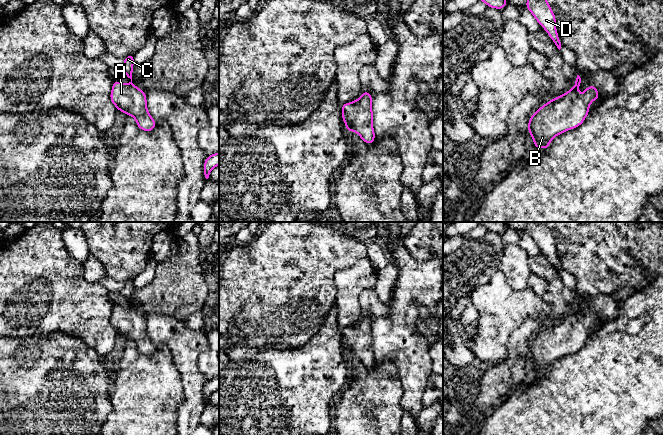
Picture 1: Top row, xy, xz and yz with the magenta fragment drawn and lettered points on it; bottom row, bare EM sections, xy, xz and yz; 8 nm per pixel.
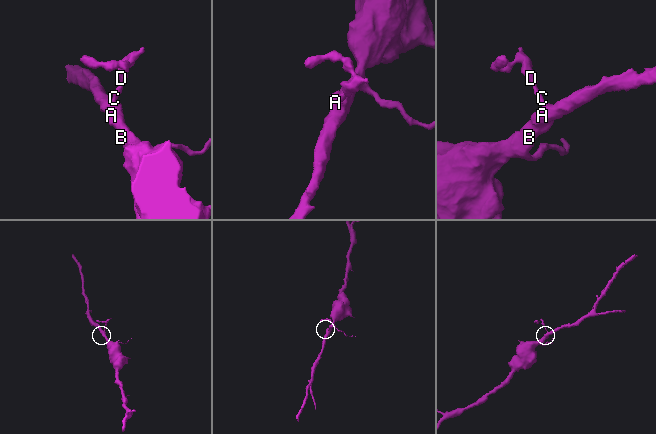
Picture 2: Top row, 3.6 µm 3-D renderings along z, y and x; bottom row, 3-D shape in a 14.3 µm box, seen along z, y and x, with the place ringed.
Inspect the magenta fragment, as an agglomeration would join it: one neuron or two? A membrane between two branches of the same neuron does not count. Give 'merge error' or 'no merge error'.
no merge error

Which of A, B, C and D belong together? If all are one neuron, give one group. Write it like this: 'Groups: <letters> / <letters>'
Groups: A B C D

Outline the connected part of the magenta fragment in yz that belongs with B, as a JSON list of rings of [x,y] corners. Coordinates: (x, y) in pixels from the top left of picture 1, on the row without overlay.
[[[577,299],[572,313],[542,329],[529,342],[527,353],[534,362],[536,373],[548,373],[552,362],[584,346],[591,326],[599,323],[599,316],[590,309],[580,319],[577,315],[580,307],[581,302]]]

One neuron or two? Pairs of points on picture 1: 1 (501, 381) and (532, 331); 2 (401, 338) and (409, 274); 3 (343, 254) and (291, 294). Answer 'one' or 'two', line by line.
1: one
2: one
3: one

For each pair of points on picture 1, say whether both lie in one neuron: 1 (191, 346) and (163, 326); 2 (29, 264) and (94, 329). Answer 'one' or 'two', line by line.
1: one
2: one

